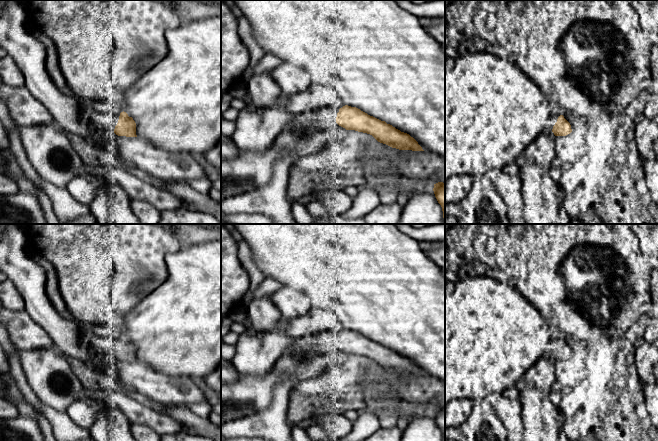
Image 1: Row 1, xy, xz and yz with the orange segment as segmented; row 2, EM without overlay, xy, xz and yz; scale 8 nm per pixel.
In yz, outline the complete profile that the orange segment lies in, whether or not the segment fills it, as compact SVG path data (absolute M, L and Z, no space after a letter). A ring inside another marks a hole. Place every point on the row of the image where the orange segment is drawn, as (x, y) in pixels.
M560 115L553 126L552 132L555 136L566 136L572 132L571 125L563 115Z

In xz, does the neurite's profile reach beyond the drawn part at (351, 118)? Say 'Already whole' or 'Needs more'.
Needs more

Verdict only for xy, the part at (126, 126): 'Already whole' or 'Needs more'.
Needs more

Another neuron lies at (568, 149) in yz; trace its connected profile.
M572 131L566 136L553 138L555 155L563 164L575 163L581 158L584 150L584 137L581 133Z

